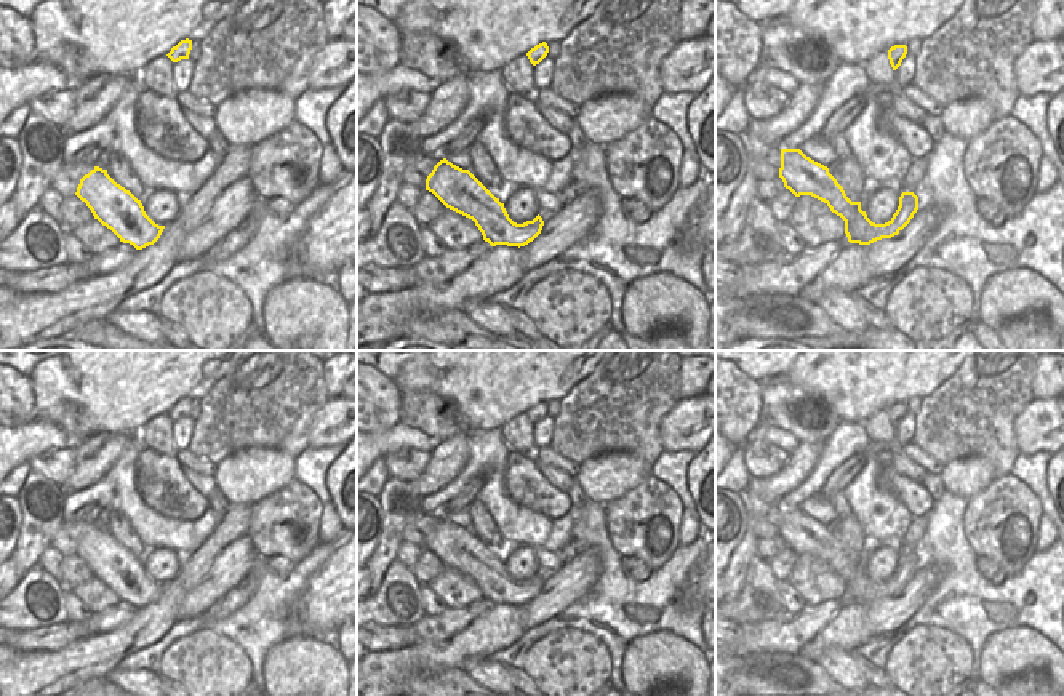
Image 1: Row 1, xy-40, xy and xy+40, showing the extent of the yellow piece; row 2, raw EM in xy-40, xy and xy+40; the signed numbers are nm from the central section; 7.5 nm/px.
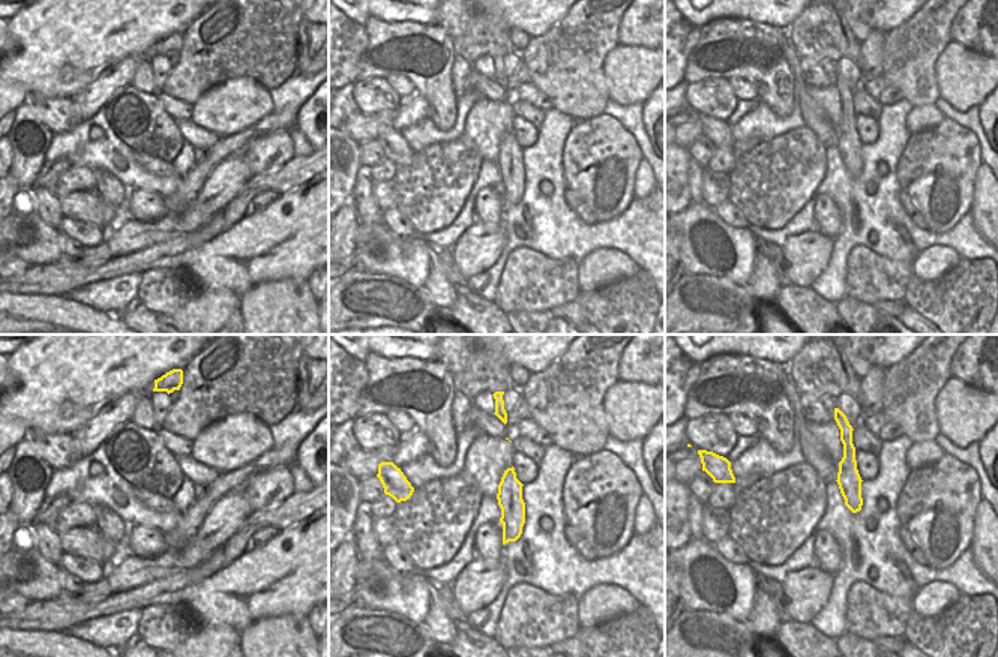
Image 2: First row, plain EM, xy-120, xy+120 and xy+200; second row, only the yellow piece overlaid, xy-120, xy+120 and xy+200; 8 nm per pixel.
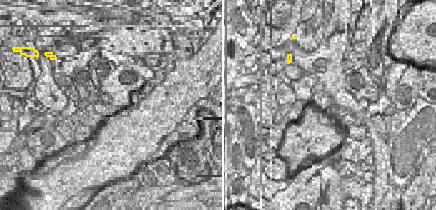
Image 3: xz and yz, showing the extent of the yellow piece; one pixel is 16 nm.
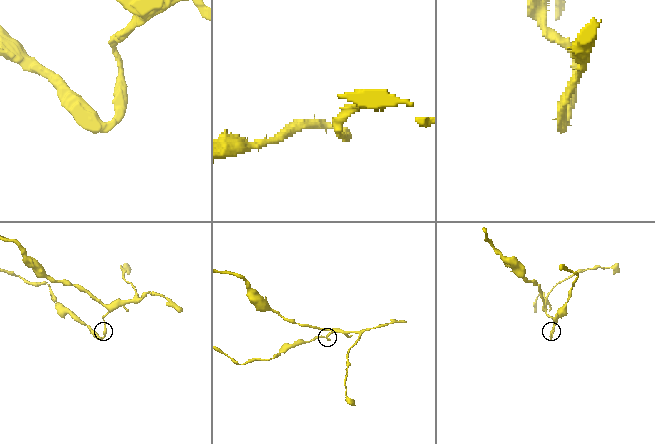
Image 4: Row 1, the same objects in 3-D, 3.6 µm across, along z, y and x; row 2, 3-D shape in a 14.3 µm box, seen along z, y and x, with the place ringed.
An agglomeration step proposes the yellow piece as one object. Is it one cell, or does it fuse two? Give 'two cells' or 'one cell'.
two cells

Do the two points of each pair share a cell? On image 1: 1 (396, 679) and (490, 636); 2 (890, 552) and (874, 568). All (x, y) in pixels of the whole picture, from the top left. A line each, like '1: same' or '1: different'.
1: same
2: same

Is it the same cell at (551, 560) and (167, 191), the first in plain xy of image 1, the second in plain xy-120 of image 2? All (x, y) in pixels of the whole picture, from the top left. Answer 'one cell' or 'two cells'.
two cells

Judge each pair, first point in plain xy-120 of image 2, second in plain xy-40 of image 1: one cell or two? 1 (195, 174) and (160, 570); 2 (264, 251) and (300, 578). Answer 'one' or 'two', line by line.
1: two
2: two

